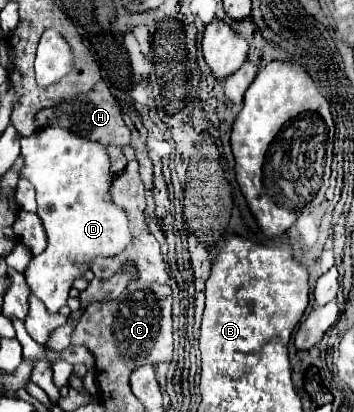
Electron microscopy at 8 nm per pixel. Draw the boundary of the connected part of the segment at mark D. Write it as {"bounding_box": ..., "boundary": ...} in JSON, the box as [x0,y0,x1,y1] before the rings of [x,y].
{"bounding_box":[21,122,131,314],"boundary":[[[55,122],[23,138],[21,156],[25,158],[21,178],[27,178],[35,186],[37,216],[47,232],[47,248],[43,254],[33,256],[25,278],[31,292],[51,314],[57,314],[67,304],[73,280],[85,276],[91,260],[113,258],[131,244],[129,216],[121,206],[113,204],[111,186],[117,176],[111,172],[111,160],[101,142],[63,130]]]}

